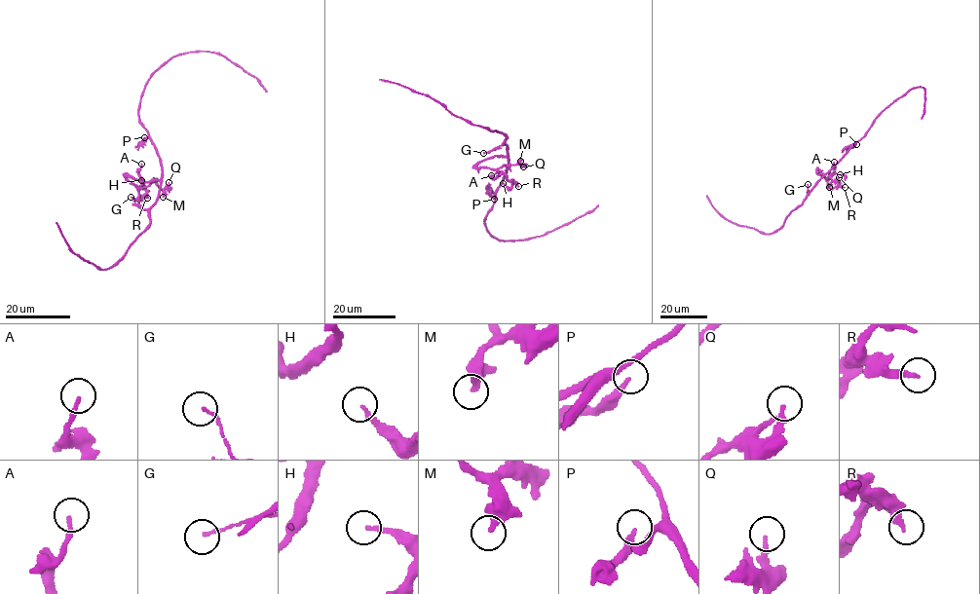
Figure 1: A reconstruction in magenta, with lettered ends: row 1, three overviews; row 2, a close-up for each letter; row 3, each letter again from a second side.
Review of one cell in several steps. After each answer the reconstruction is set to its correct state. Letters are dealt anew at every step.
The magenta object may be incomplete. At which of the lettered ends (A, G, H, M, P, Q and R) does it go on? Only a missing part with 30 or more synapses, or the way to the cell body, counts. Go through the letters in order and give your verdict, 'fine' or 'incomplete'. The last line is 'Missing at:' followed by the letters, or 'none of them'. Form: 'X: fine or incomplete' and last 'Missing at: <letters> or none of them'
A: fine
G: fine
H: fine
M: fine
P: fine
Q: fine
R: fine
Missing at: none of them

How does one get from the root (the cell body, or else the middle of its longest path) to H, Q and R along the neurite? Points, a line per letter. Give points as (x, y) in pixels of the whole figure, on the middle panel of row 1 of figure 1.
H: (508, 168), (507, 157), (497, 156), (485, 159), (476, 166), (502, 171), (512, 182), (508, 188), (503, 183)
Q: (508, 168), (507, 157), (497, 156), (485, 159), (476, 166), (498, 168), (503, 166), (522, 165), (523, 167)
R: (508, 168), (507, 157), (497, 156), (485, 159), (476, 166), (502, 171), (508, 179), (518, 186)

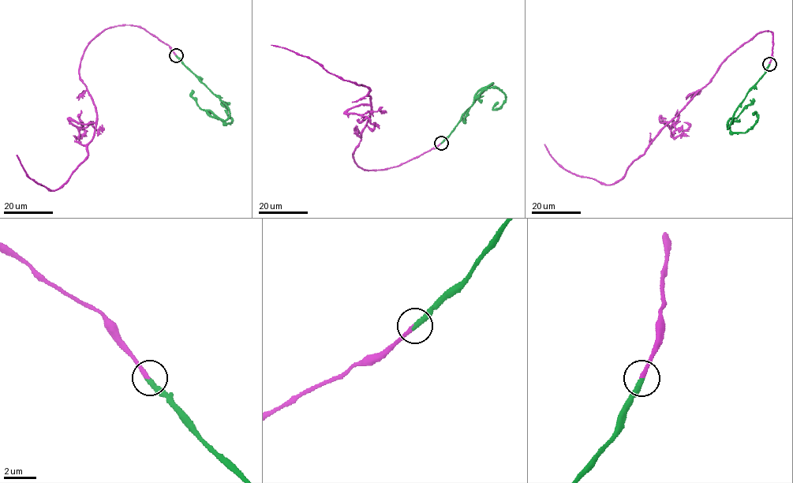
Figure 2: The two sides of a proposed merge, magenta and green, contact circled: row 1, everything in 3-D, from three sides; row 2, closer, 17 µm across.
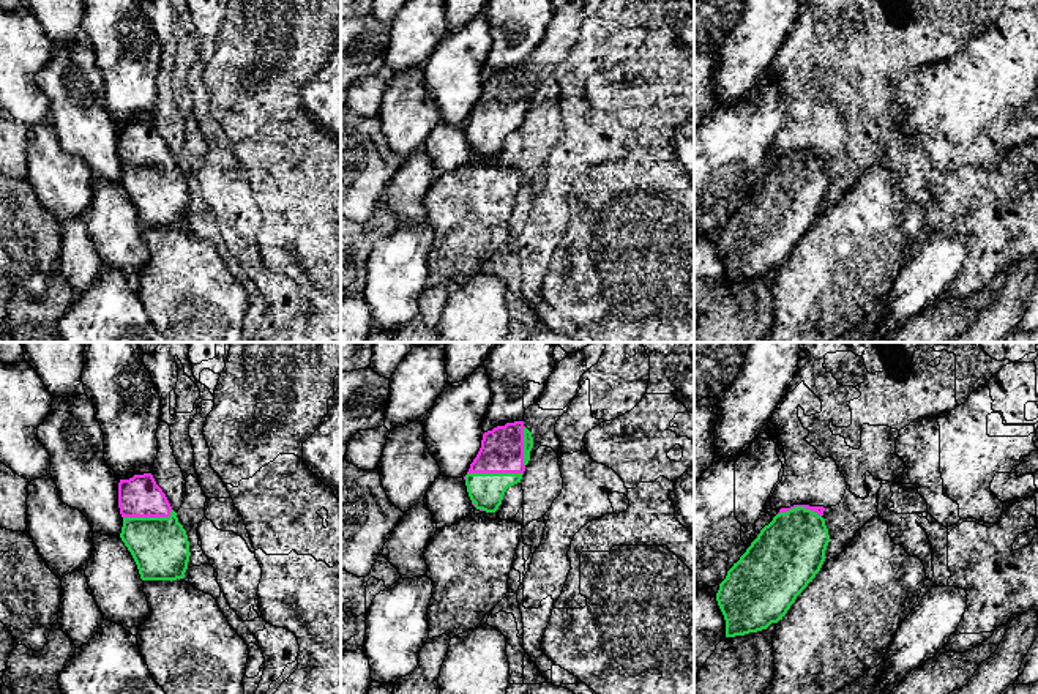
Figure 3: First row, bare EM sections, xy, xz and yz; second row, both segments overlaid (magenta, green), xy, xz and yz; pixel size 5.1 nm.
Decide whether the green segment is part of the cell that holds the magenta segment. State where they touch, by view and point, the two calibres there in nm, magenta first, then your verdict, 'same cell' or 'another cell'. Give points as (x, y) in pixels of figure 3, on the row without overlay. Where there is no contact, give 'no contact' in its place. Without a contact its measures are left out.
contact xz (496, 119); calibres 220 and 180 nm; same cell

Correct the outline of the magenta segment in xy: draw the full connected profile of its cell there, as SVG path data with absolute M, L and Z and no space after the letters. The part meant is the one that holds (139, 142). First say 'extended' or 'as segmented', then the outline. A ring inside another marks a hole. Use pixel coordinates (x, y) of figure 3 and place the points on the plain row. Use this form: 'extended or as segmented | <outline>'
extended | M153 121L120 126L118 155L123 164L120 185L140 226L183 226L191 200L188 181Z

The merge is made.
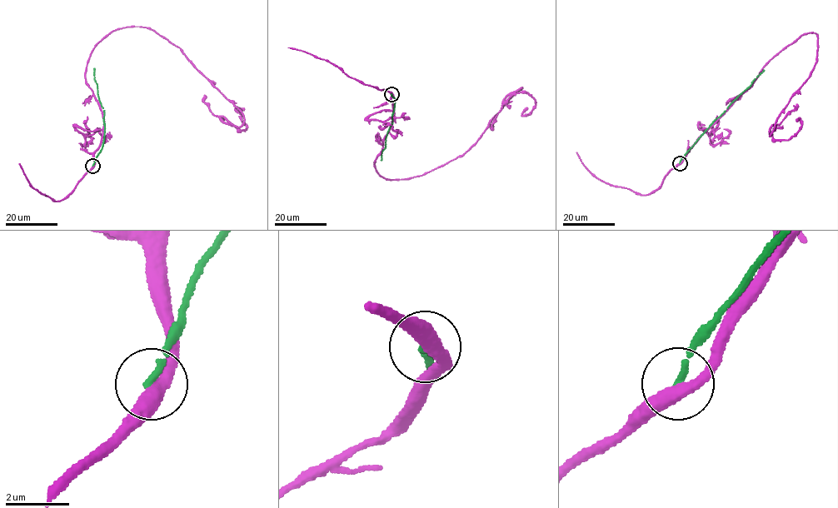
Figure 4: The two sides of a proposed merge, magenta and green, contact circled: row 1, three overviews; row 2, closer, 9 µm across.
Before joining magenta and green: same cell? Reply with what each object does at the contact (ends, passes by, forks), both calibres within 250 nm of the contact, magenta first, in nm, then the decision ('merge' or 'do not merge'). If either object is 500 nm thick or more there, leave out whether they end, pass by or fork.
magenta passes by | green ends | 400/190 nm | do not merge

